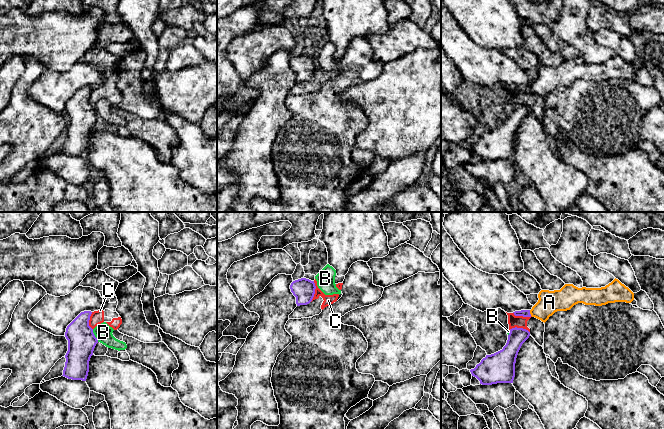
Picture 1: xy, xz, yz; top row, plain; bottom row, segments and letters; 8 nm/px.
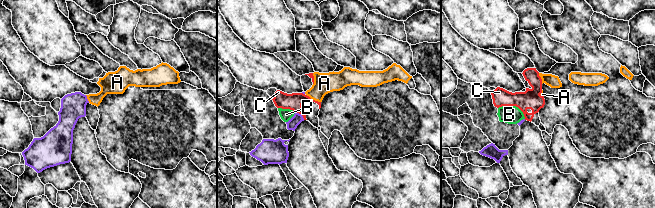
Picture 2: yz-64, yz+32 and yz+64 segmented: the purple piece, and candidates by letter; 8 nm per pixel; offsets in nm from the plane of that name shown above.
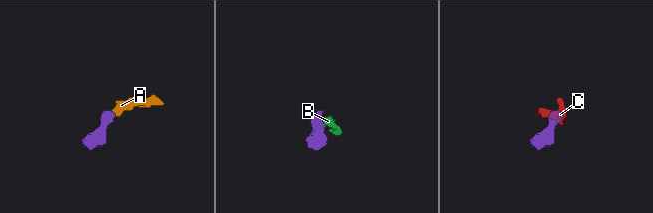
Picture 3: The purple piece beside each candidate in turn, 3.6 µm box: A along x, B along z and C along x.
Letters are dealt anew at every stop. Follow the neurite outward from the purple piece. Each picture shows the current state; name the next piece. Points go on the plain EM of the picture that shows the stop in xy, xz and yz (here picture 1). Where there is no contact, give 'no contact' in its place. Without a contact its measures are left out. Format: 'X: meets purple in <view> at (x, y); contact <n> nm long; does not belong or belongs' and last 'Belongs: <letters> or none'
A: meets purple in yz at (529, 89); contact 50 nm long; belongs
B: meets purple in xy at (94, 111); contact 120 nm long; does not belong
C: meets purple in xz at (314, 67); contact 170 nm long; does not belong
Belongs: A

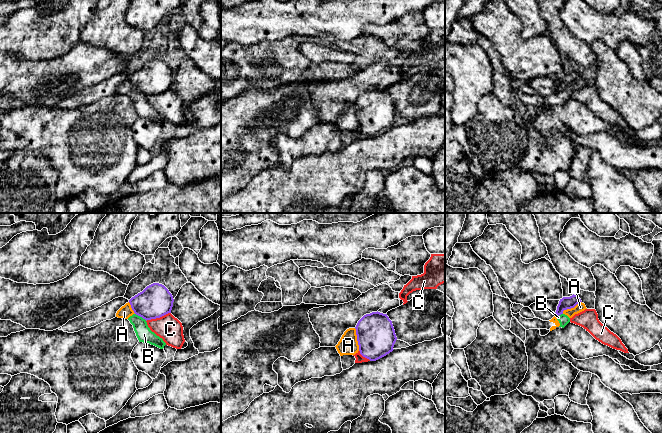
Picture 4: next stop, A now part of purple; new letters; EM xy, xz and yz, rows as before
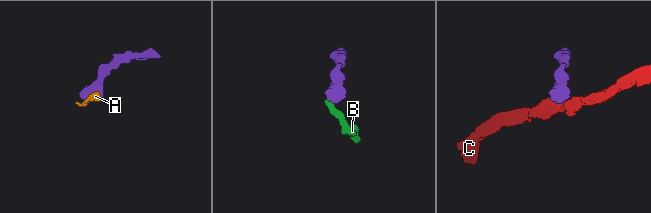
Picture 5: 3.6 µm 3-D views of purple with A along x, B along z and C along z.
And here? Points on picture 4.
A: meets purple in xz at (357, 115); contact 190 nm long; does not belong
B: meets purple in xy at (141, 92); contact 110 nm long; does not belong
C: meets purple in xy at (158, 93); contact 220 nm long; does not belong
Belongs: none

